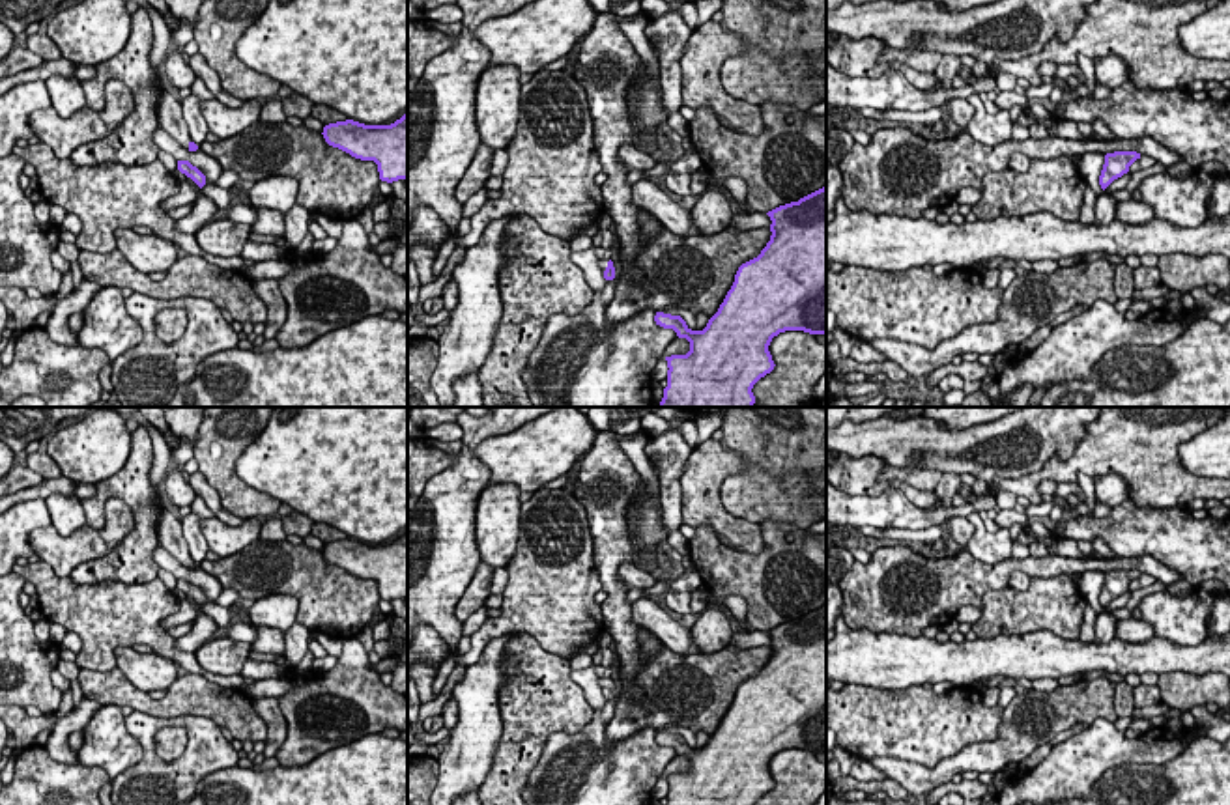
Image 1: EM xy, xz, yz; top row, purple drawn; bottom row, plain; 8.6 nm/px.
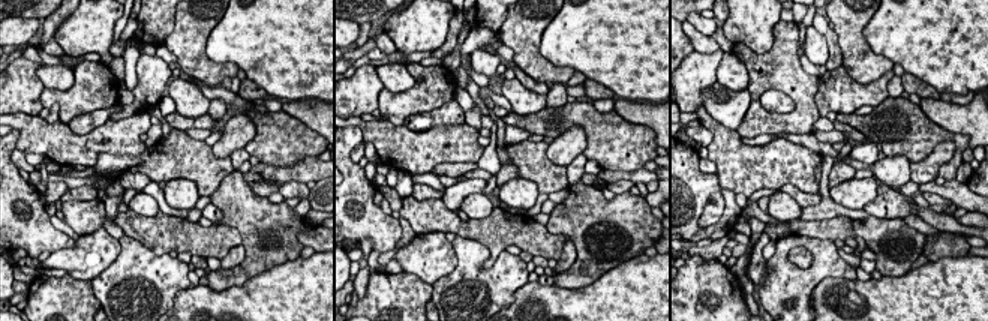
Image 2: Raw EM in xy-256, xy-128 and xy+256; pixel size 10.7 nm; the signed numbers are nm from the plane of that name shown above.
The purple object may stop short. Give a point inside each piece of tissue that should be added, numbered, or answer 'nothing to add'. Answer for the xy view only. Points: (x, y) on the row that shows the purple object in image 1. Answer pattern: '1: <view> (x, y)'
1: xy (169, 109)

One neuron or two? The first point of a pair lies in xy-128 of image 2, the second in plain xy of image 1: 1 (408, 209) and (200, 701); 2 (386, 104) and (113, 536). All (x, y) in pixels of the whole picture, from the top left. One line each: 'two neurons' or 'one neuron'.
1: one neuron
2: one neuron

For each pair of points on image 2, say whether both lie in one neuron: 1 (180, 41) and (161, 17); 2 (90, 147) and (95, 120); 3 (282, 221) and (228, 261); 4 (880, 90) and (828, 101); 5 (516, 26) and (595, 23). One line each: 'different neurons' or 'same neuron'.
1: different neurons
2: different neurons
3: different neurons
4: same neuron
5: different neurons

